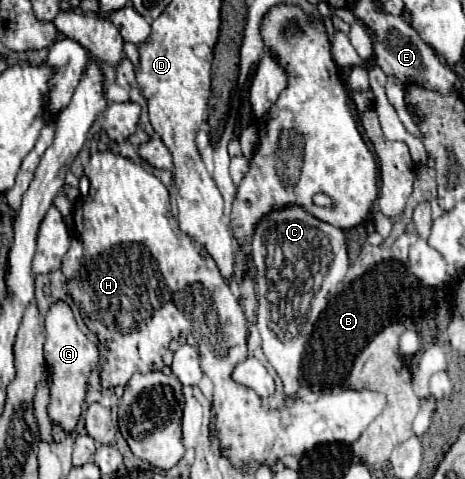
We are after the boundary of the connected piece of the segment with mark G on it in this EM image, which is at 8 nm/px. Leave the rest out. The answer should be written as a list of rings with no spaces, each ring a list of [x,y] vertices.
[[[59,300],[53,302],[45,314],[45,362],[53,372],[51,384],[51,402],[49,402],[49,416],[55,424],[59,424],[67,434],[71,434],[79,422],[85,396],[87,396],[87,382],[91,372],[97,368],[99,362],[99,348],[93,344],[77,326],[77,320],[67,302]]]

